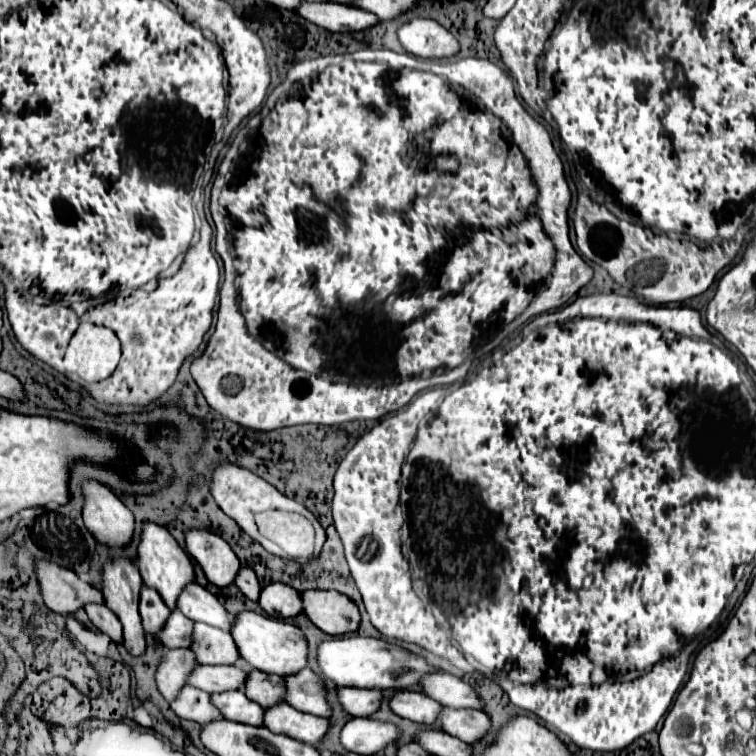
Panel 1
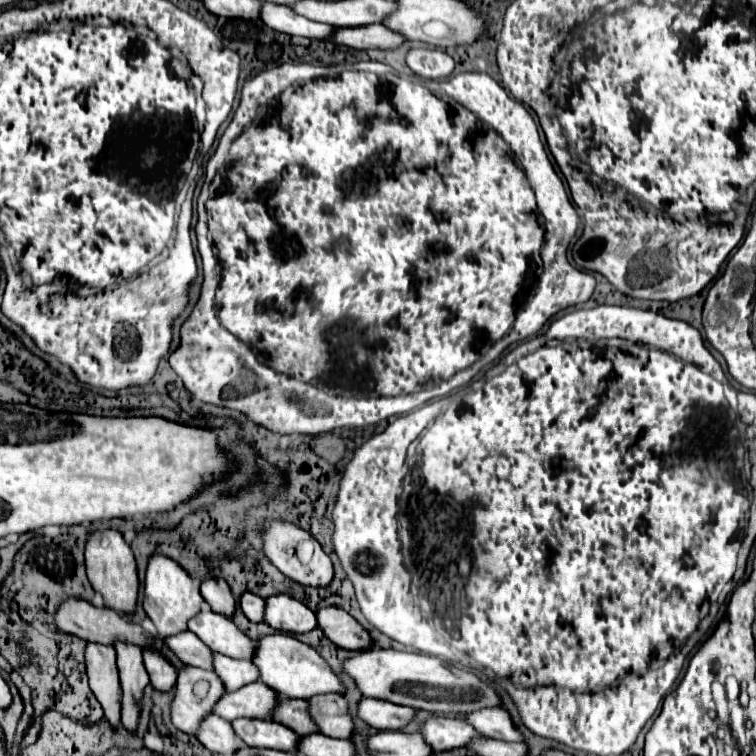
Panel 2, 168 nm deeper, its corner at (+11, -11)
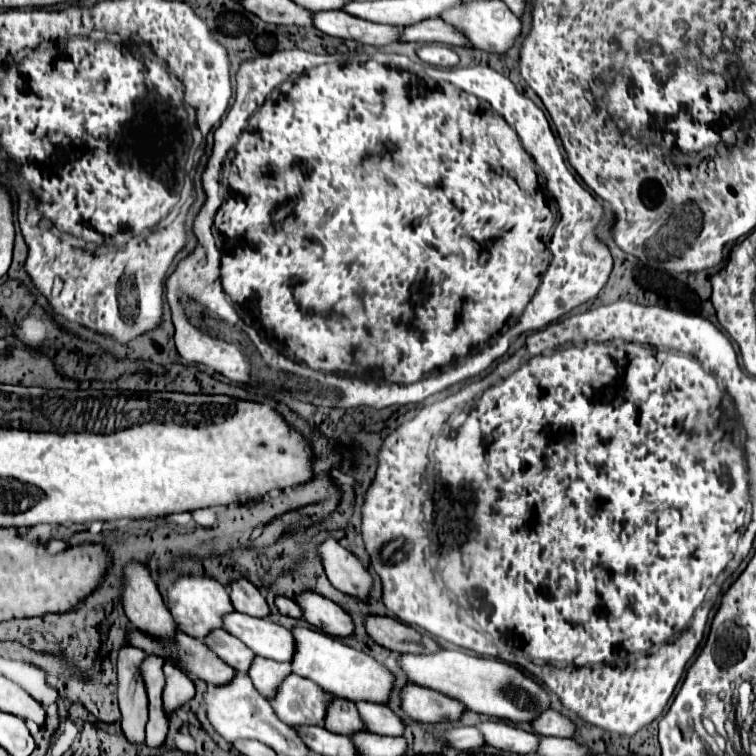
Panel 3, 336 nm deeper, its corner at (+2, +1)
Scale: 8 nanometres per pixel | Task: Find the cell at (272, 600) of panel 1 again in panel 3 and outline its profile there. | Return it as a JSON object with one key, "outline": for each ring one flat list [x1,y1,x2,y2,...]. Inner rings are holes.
{"outline":[[305,590,299,596,293,598,297,602,297,606,303,612,303,620,309,622,311,626,315,626,317,630,331,634,331,636,349,636,353,632,353,622,349,618,347,612,341,610,341,606,337,606,335,602,331,602,329,598]]}

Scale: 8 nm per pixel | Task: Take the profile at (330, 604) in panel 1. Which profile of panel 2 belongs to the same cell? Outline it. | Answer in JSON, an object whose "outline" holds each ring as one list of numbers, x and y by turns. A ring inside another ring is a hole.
{"outline":[[322,608,316,612,318,628,340,648,362,652,374,646,370,632,340,608]]}

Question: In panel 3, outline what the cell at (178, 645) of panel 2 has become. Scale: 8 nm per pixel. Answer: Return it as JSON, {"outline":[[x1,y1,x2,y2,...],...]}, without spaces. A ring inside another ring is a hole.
{"outline":[[215,628,213,632,209,632,203,642,231,668,235,668,237,672,247,672,251,660,253,660,253,652,235,636,227,634,221,628]]}

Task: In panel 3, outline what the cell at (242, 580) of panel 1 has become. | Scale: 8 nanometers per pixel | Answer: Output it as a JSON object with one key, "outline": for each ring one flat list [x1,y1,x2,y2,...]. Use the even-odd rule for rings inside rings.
{"outline":[[275,596,275,608,279,614,283,616,291,616,291,618,301,618,301,608,297,608,297,604,291,598,285,596]]}

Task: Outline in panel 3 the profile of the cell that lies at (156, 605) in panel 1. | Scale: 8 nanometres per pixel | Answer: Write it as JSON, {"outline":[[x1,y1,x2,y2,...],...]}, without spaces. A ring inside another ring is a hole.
{"outline":[[165,662,163,672,165,672,163,706,165,706,165,712,171,714,173,710,177,710,179,706,183,706,185,702,189,702,195,696,195,686,193,686,191,678,175,664]]}

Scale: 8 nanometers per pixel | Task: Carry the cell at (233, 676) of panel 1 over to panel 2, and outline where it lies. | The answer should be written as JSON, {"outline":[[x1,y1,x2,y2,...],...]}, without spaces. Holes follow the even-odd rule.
{"outline":[[254,682,236,692,226,692,224,698,214,706,214,714,230,722,236,718,272,720,272,710,276,706,276,700,278,692,274,692,262,682]]}

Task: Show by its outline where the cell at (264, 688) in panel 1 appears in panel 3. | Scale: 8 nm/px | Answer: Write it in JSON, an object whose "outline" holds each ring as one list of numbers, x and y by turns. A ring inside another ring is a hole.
{"outline":[[333,696,333,700,327,706,323,726,333,734,349,734,349,732,365,730,361,728,361,720,357,716,355,704,337,696]]}

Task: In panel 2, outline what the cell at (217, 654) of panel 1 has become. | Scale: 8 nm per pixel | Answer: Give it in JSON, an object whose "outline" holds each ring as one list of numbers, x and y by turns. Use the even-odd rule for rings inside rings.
{"outline":[[214,654,214,670,224,680,226,688,232,692,236,688,242,688,244,684,260,680,260,672,256,672,256,666,252,662,234,660,222,654]]}

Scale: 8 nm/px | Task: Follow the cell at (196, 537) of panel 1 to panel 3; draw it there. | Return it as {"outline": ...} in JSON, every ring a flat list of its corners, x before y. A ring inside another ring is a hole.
{"outline":[[237,578,229,582,229,598,237,612,257,616,257,618,265,618,269,614,269,606,261,596,259,588,253,586,247,578]]}

